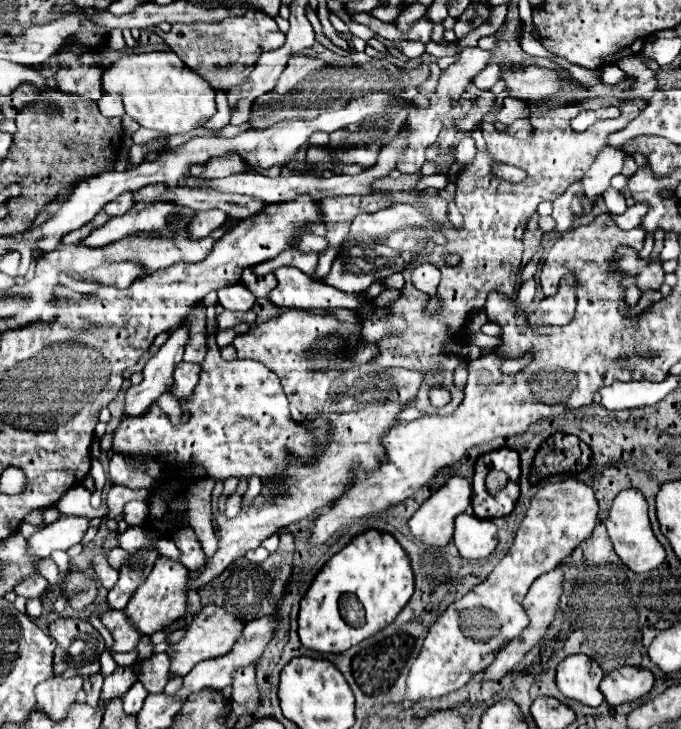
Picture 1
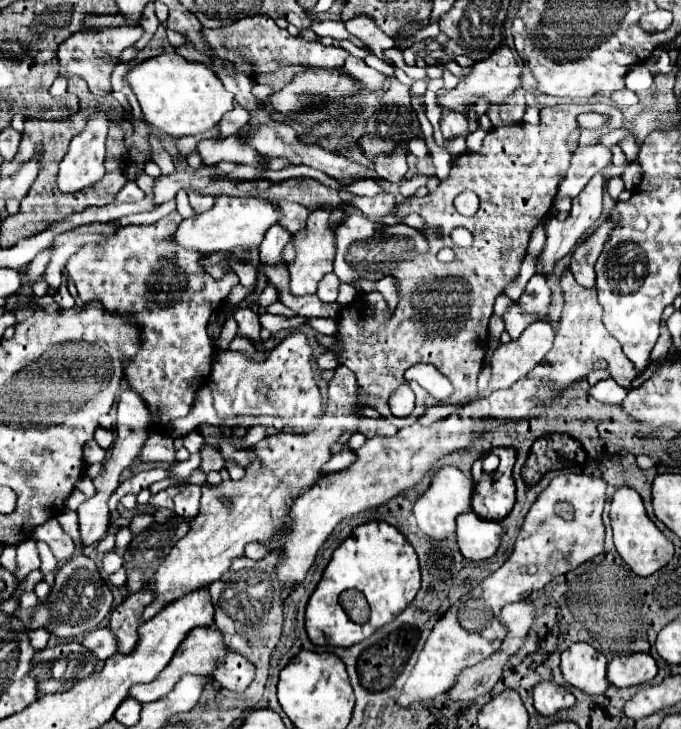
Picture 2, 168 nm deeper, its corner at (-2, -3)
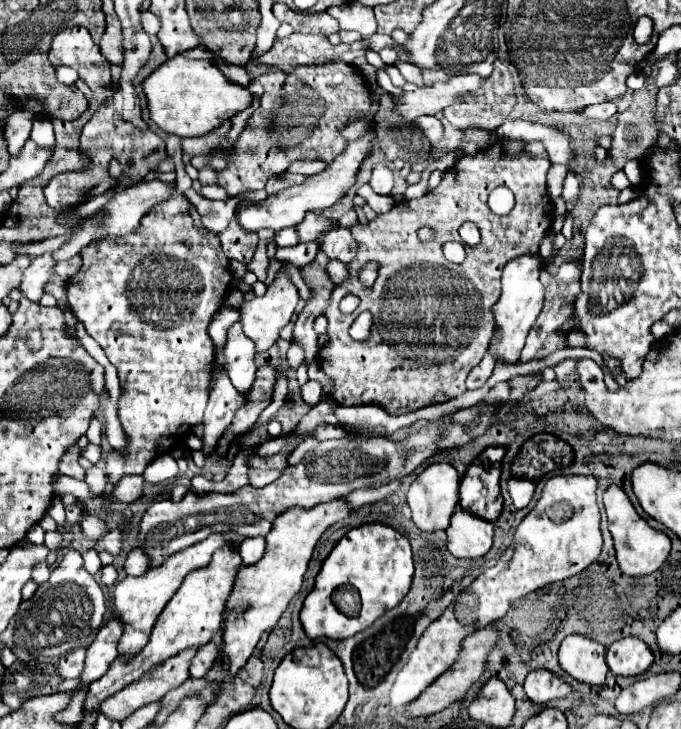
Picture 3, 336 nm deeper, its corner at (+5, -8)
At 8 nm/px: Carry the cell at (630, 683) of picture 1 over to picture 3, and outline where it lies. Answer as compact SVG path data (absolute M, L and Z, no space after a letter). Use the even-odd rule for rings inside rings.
M622 638L606 652L606 664L614 676L640 676L654 662L650 648L638 638Z

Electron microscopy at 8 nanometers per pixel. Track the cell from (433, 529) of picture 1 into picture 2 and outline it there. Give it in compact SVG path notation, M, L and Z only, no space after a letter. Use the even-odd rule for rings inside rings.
M453 465L441 467L433 477L429 489L415 501L413 513L417 519L419 529L433 537L433 539L443 539L449 533L455 533L455 517L459 513L465 513L471 509L471 491L473 491L473 481L467 477L463 471L459 471Z

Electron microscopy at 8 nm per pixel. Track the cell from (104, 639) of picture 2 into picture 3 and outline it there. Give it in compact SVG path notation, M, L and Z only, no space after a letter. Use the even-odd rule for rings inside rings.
M74 648L66 656L62 656L56 662L58 674L62 678L78 678L80 672L84 670L84 656L86 656L86 648Z

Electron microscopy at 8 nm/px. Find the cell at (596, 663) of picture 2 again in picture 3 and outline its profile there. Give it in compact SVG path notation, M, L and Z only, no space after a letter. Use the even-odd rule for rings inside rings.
M568 636L564 638L564 642L560 644L560 650L558 650L558 660L560 660L560 666L562 670L572 676L574 680L578 682L584 682L584 684L590 684L590 686L602 686L604 680L606 680L606 674L608 674L608 666L606 666L606 648L590 638L584 638L584 636Z

